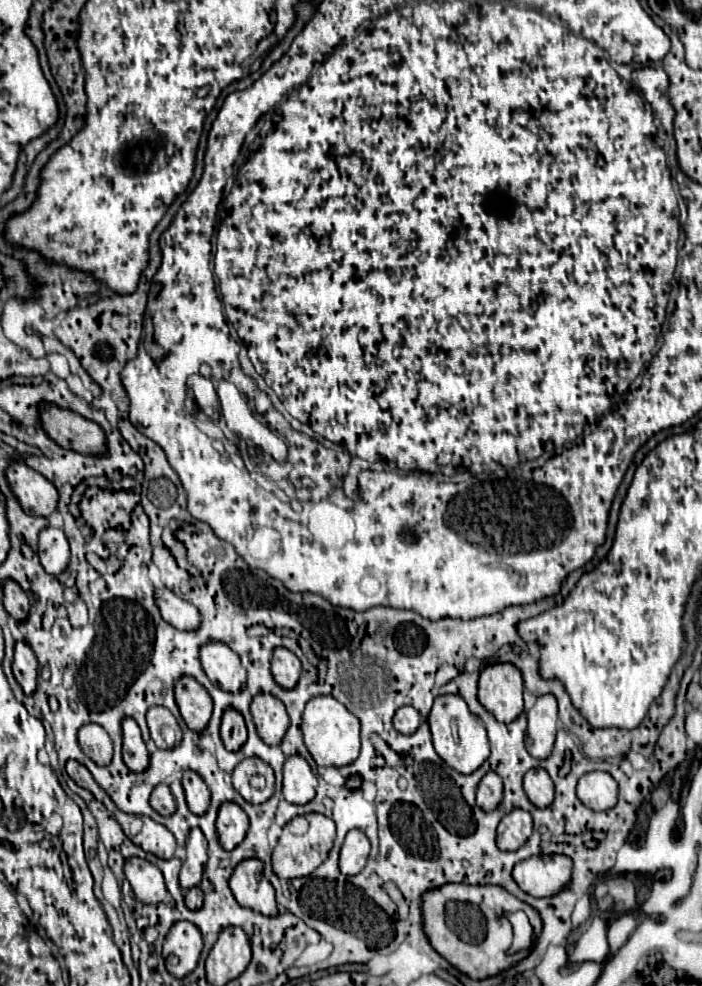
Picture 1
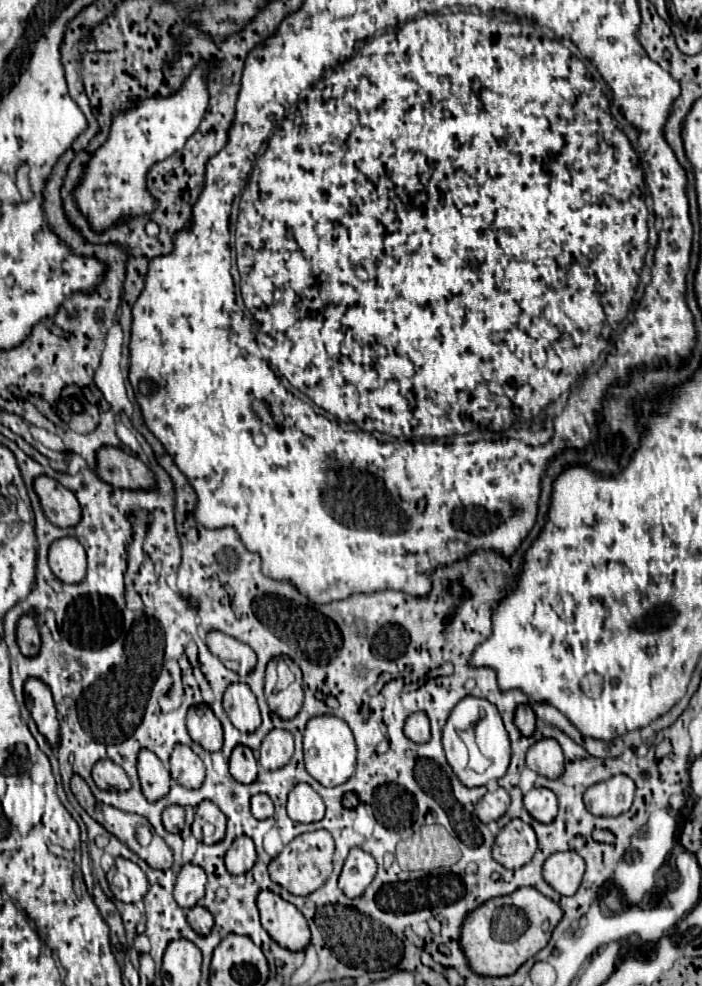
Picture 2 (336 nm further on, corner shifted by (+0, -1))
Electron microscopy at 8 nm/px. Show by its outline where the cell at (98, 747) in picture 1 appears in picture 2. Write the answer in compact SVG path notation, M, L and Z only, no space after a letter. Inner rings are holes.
M101 759L93 767L93 781L99 789L119 789L125 791L131 787L127 773L117 767L117 763L111 763L111 759Z

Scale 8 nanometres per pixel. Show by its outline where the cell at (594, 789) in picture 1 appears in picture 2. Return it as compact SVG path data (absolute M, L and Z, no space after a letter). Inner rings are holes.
M613 775L607 781L591 785L583 799L585 807L597 817L615 817L629 811L635 795L635 783L627 775Z

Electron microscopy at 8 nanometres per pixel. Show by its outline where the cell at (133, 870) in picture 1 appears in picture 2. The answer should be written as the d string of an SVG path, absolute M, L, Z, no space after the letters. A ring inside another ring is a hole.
M123 857L115 859L113 869L107 873L107 881L113 895L123 903L139 903L149 887L145 873Z

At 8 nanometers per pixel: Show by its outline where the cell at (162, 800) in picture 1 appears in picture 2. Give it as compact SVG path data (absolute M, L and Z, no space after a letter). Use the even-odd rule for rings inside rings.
M171 805L171 807L165 807L163 811L163 825L169 833L179 833L185 825L185 811L183 807L179 805Z

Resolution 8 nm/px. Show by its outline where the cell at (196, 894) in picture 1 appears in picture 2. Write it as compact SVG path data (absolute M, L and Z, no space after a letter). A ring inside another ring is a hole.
M195 905L195 907L187 909L187 921L201 935L207 935L213 927L213 915L201 905Z

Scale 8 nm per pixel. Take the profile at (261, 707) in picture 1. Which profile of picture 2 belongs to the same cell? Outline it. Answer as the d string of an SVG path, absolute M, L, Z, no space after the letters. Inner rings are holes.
M271 729L261 743L261 767L279 769L289 763L293 755L293 735L287 729Z

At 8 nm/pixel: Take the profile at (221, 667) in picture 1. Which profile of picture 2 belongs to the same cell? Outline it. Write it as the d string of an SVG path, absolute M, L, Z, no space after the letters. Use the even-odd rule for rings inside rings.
M231 683L223 695L223 709L239 731L255 731L261 723L257 699L247 683Z

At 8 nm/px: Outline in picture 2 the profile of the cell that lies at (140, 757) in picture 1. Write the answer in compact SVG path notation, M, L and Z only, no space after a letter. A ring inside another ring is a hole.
M143 749L139 753L137 771L139 771L139 781L141 781L141 787L143 787L143 795L149 801L157 801L169 791L169 783L171 783L169 769L163 765L163 761L153 751Z

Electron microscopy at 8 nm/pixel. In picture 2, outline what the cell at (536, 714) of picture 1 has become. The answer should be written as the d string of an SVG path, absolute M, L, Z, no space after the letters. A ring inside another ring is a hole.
M541 739L527 751L527 767L549 779L557 779L563 773L563 751L555 739Z

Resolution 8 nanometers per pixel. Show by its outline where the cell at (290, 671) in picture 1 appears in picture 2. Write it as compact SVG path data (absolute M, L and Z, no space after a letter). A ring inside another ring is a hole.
M281 655L281 657L275 657L269 661L267 671L265 671L265 697L267 697L271 711L275 711L281 719L293 719L299 713L301 703L303 703L301 669L287 655ZM279 659L283 659L287 663L287 667L291 669L291 673L295 675L295 681L283 691L277 689L277 661Z

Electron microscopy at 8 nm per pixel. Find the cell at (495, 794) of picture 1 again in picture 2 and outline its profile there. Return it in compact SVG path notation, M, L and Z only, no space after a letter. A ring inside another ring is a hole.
M497 787L495 791L489 791L483 795L475 811L481 823L489 823L493 819L499 819L507 811L507 807L509 807L509 793L503 787Z

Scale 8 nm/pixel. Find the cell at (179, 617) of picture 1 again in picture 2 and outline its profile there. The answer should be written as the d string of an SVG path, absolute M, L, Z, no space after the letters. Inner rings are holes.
M209 631L205 635L205 643L207 643L209 651L213 655L217 655L227 669L231 669L239 675L247 675L257 663L257 657L249 645L245 645L245 643L237 641L235 637L229 637L221 631Z

